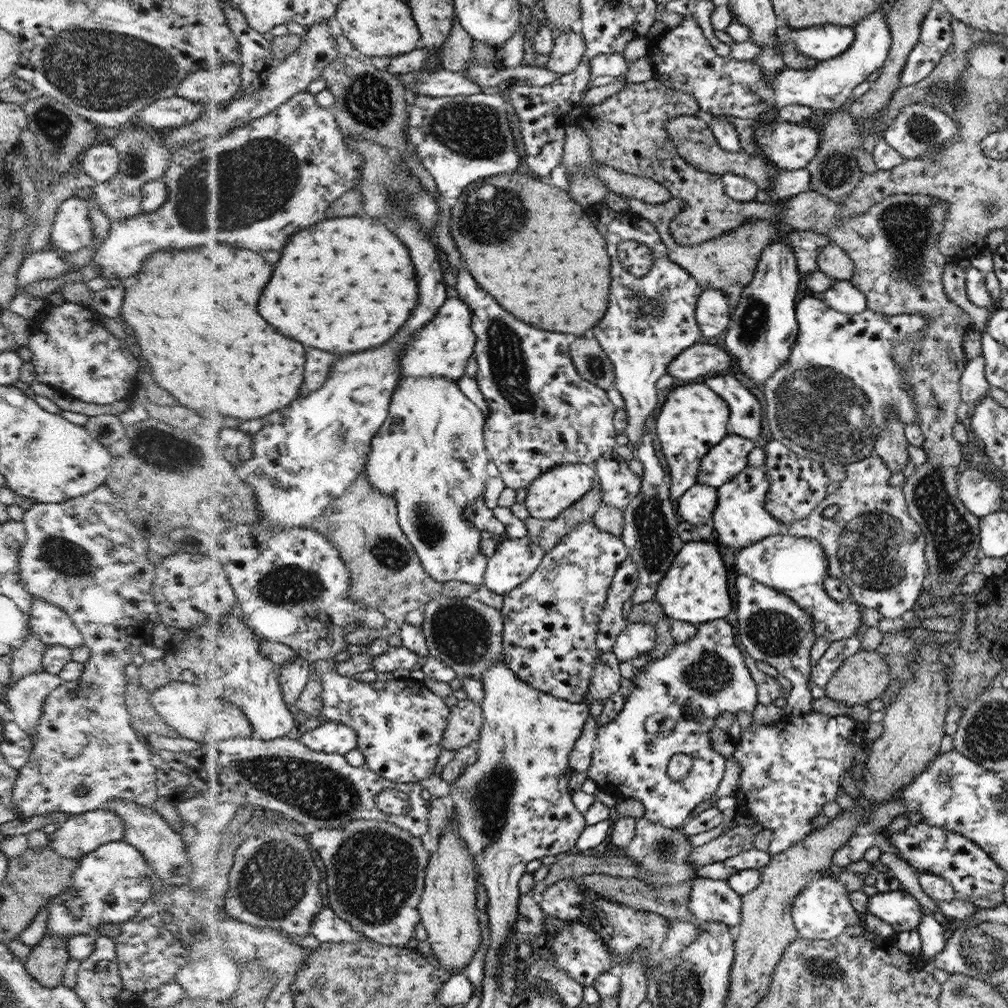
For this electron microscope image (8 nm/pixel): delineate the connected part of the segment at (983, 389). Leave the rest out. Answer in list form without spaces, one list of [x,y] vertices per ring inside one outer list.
[[[982,354],[967,362],[961,378],[961,386],[964,402],[968,404],[982,400],[982,396],[988,396],[991,384],[987,380],[986,360]]]

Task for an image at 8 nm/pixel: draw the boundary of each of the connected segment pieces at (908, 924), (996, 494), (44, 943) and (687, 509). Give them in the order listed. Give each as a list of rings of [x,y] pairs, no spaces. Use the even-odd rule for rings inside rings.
[[[899,888],[870,896],[867,913],[888,923],[895,933],[902,933],[918,929],[926,910],[912,894]]]
[[[965,467],[960,473],[959,497],[967,509],[981,519],[1001,510],[1006,504],[1004,494],[1004,485],[996,484],[982,471]]]
[[[45,934],[44,938],[31,948],[24,966],[28,974],[42,986],[53,987],[63,982],[66,962],[70,959],[66,941],[66,936]]]
[[[696,483],[677,501],[681,520],[694,527],[712,523],[718,502],[719,493],[716,487]]]

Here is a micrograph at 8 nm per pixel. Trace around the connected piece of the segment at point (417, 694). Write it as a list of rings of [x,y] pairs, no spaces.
[[[324,659],[314,664],[324,684],[324,718],[348,724],[360,737],[366,764],[377,774],[400,785],[422,783],[433,777],[444,752],[444,738],[453,707],[424,682],[408,677],[364,682],[339,673],[339,662]]]

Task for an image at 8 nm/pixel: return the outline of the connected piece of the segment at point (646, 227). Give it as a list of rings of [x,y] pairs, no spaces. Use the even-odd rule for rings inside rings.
[[[599,204],[592,206],[596,210],[592,212],[592,218],[596,218],[596,226],[600,226],[604,234],[608,234],[608,250],[612,250],[612,278],[616,278],[616,282],[612,282],[612,306],[608,306],[604,322],[600,322],[600,326],[594,326],[592,332],[614,364],[614,388],[618,389],[626,402],[624,408],[628,418],[625,435],[630,440],[628,447],[635,451],[639,442],[642,442],[640,430],[646,422],[646,416],[656,408],[656,380],[667,375],[668,366],[680,353],[703,338],[703,332],[695,318],[695,310],[703,290],[689,271],[668,258],[667,246],[649,220],[636,217],[628,211],[601,208]],[[624,240],[642,242],[654,253],[652,268],[640,278],[632,276],[616,258],[618,243]]]

